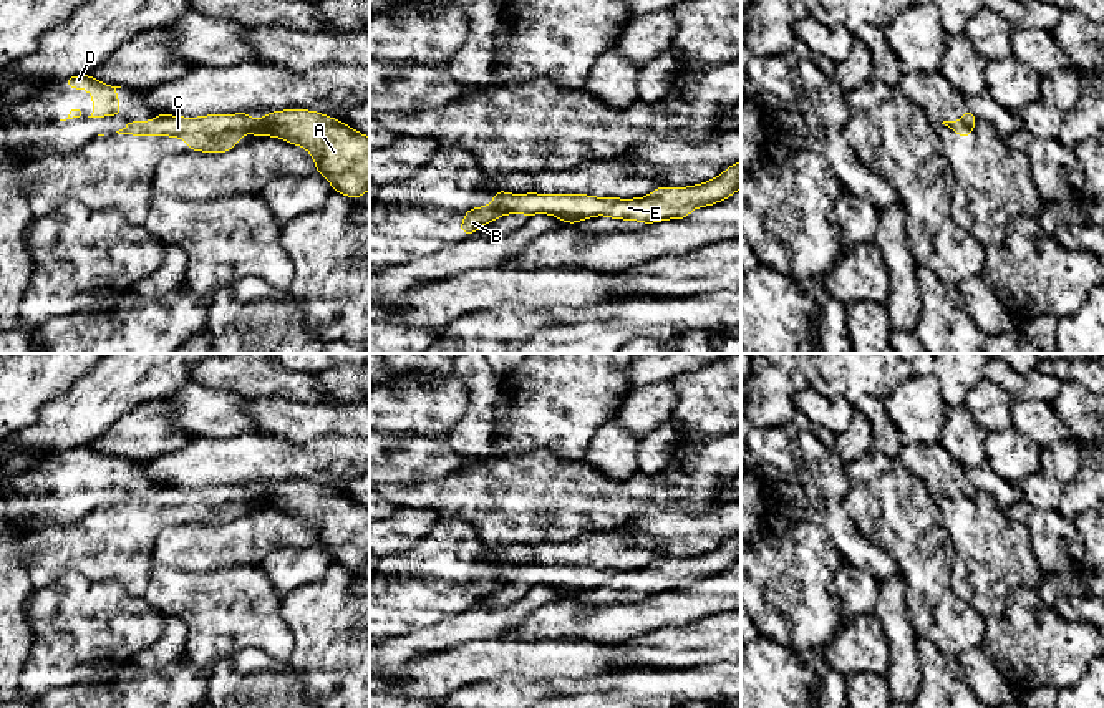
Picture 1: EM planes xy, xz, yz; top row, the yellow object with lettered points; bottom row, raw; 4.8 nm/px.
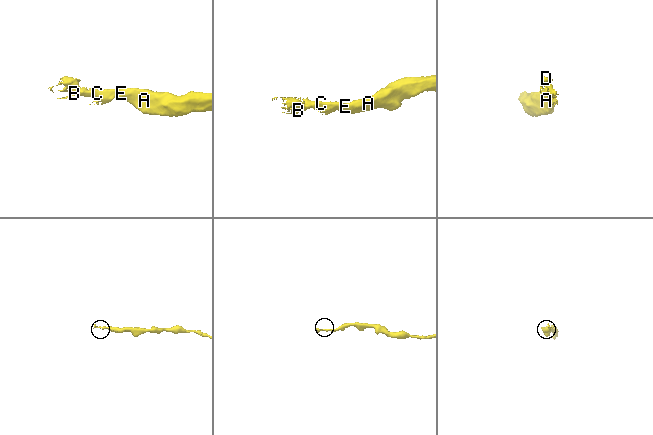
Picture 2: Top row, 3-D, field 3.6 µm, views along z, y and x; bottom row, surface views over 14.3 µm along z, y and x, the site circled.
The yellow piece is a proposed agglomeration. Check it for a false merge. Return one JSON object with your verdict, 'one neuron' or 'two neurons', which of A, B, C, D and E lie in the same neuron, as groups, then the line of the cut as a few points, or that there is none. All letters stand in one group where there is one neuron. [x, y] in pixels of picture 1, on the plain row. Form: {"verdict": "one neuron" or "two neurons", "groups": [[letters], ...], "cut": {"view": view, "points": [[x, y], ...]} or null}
{"verdict": "two neurons", "groups": [["A", "C", "E"], ["B", "D"]], "cut": {"view": "yz", "points": [[972, 496], [950, 499]]}}

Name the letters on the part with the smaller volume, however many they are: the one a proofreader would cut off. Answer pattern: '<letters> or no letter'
B, D

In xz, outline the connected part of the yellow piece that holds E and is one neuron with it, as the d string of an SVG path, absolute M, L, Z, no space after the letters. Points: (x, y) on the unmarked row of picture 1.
M741 532L729 537L718 549L688 559L658 557L646 569L618 570L588 565L517 565L499 564L487 577L506 585L550 585L565 595L577 595L588 589L640 592L655 595L668 590L686 590L695 579L708 579L731 569L741 560Z

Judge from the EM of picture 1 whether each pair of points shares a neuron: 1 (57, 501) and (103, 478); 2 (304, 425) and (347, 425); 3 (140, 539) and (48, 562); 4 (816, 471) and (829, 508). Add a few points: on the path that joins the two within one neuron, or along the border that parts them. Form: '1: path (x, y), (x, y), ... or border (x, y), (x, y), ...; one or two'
1: path (68, 501), (77, 501), (92, 486); one
2: path (314, 425), (337, 425); one
3: path (116, 541), (101, 546), (72, 547); one
4: border (788, 481), (811, 484), (841, 501); two

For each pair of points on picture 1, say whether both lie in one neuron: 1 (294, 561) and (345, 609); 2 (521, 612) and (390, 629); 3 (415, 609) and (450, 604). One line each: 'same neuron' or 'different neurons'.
1: different neurons
2: different neurons
3: same neuron

